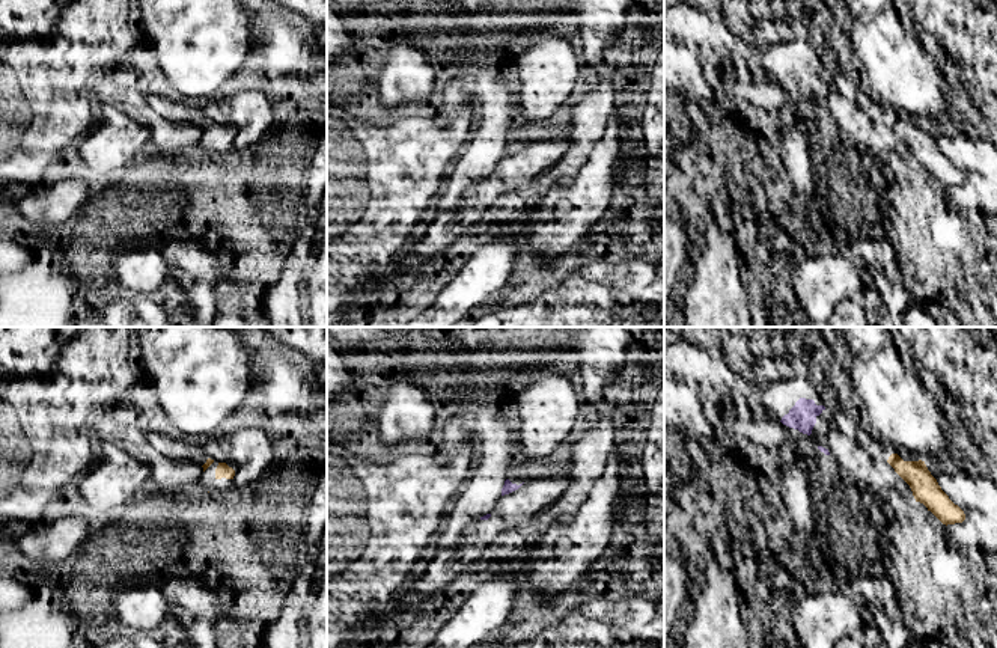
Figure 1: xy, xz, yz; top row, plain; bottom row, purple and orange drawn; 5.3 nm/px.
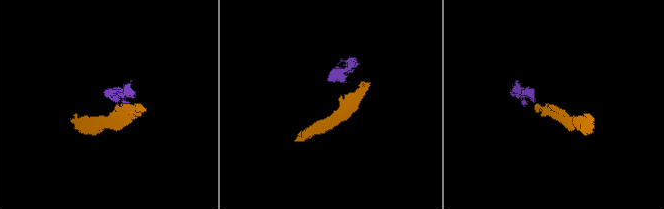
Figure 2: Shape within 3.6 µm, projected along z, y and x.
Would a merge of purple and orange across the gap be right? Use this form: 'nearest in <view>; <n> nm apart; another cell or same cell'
nearest in yz; 320 nm apart; another cell

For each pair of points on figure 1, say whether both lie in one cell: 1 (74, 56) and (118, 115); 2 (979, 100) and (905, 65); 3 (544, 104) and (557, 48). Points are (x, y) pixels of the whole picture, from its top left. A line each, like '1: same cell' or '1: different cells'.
1: different cells
2: different cells
3: same cell

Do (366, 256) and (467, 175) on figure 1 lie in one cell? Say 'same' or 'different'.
different

